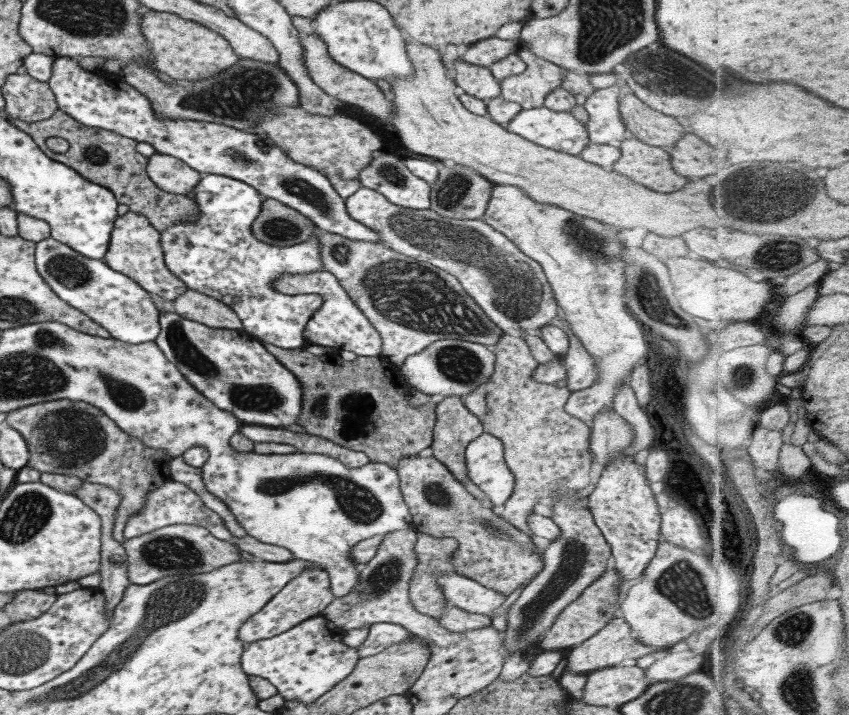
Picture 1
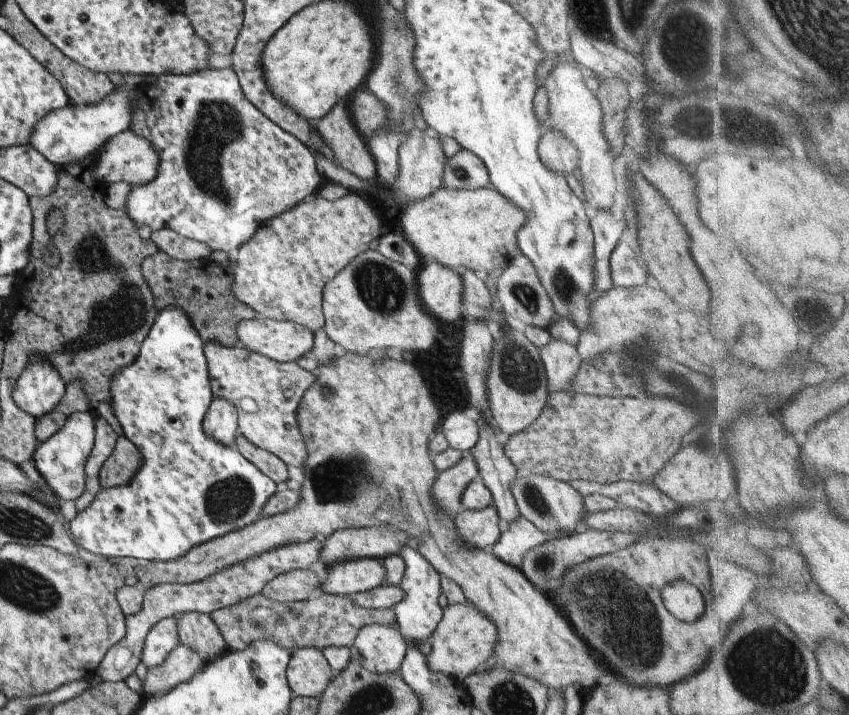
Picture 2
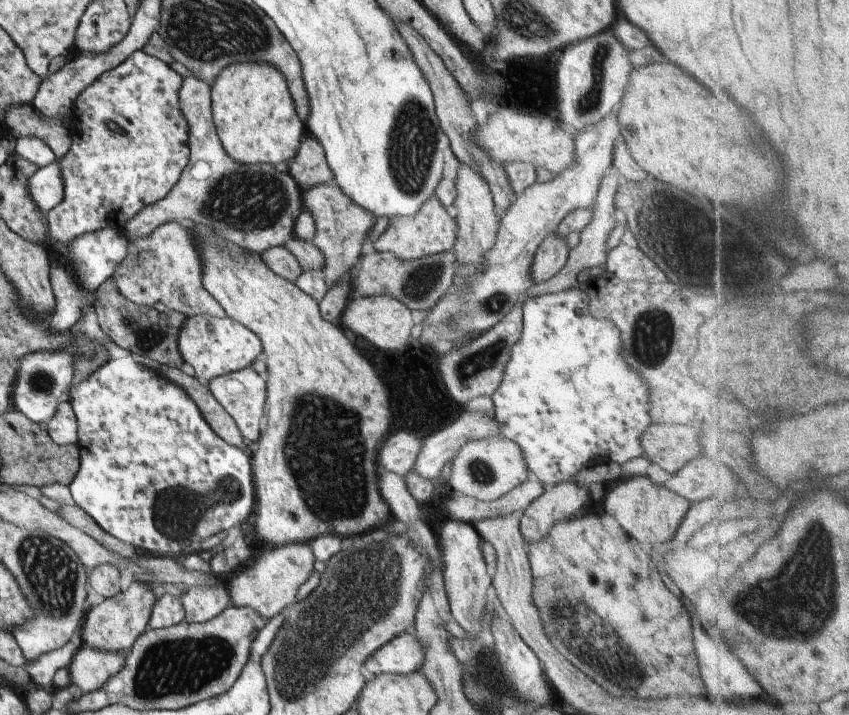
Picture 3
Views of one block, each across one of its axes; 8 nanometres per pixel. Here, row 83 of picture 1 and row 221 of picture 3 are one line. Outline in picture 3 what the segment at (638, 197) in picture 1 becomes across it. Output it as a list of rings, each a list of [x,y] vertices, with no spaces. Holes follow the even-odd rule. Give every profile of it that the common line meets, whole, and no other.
[[[431,196],[415,216],[400,217],[388,222],[383,234],[373,242],[375,251],[389,252],[399,261],[413,261],[425,256],[452,251],[456,240],[457,222],[451,219],[435,196]]]

